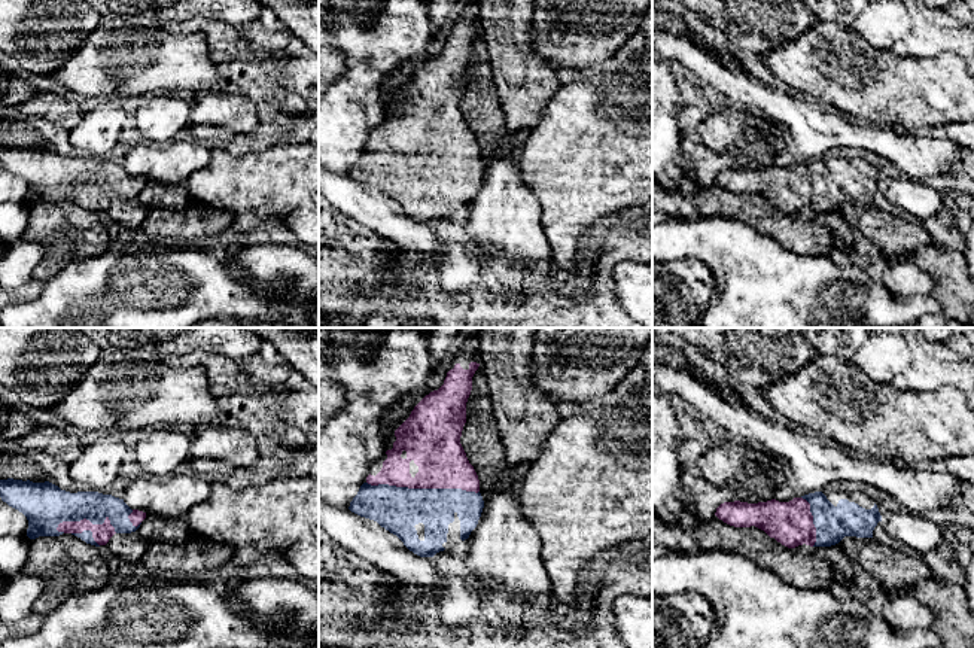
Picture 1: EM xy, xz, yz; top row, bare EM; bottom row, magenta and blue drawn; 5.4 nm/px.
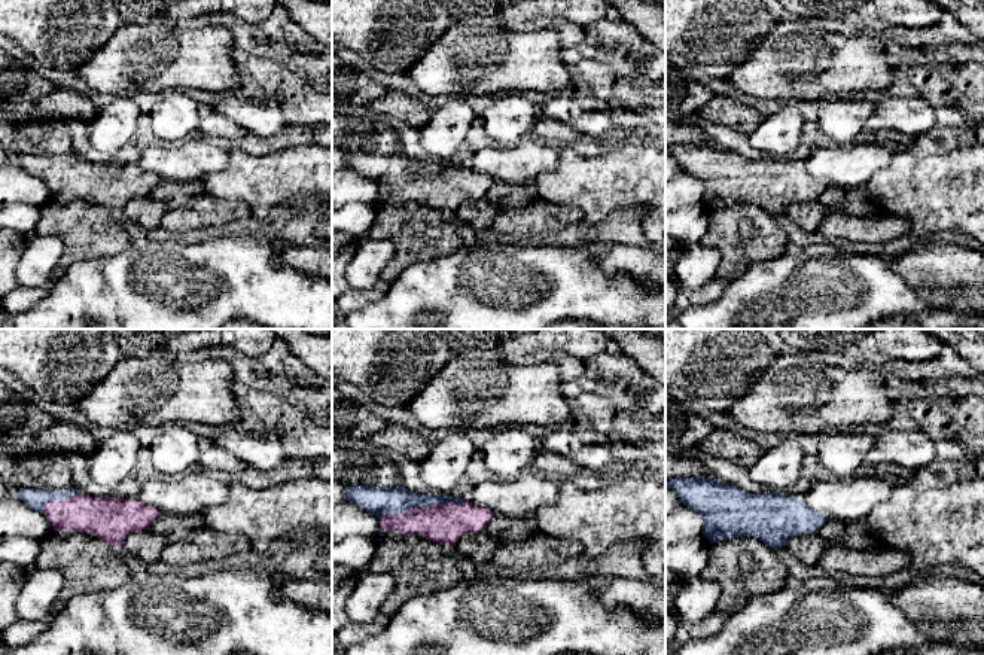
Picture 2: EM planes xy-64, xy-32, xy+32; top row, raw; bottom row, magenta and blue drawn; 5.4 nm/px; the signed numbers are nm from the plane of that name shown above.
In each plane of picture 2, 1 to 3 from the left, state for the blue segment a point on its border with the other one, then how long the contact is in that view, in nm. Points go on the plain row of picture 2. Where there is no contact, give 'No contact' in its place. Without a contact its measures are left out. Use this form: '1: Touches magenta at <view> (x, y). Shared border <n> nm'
1: Touches magenta at xy-64 (60, 167). Shared border 240 nm
2: Touches magenta at xy-32 (422, 174). Shared border 480 nm
3: No contact

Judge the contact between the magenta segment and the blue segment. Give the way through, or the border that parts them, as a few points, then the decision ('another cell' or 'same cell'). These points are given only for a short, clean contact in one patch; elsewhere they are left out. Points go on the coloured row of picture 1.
same cell

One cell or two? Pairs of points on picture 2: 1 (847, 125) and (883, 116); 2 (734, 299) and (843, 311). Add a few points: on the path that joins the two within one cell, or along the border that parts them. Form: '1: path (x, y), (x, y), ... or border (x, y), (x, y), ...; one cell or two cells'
1: border (876, 106), (864, 128); two cells
2: path (761, 311), (816, 311); one cell

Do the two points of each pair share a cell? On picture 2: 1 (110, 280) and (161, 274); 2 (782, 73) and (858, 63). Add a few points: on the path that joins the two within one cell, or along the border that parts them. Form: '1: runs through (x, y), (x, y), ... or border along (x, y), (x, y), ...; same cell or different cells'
1: runs through (122, 280), (149, 279); same cell
2: runs through (801, 67), (838, 66); same cell

